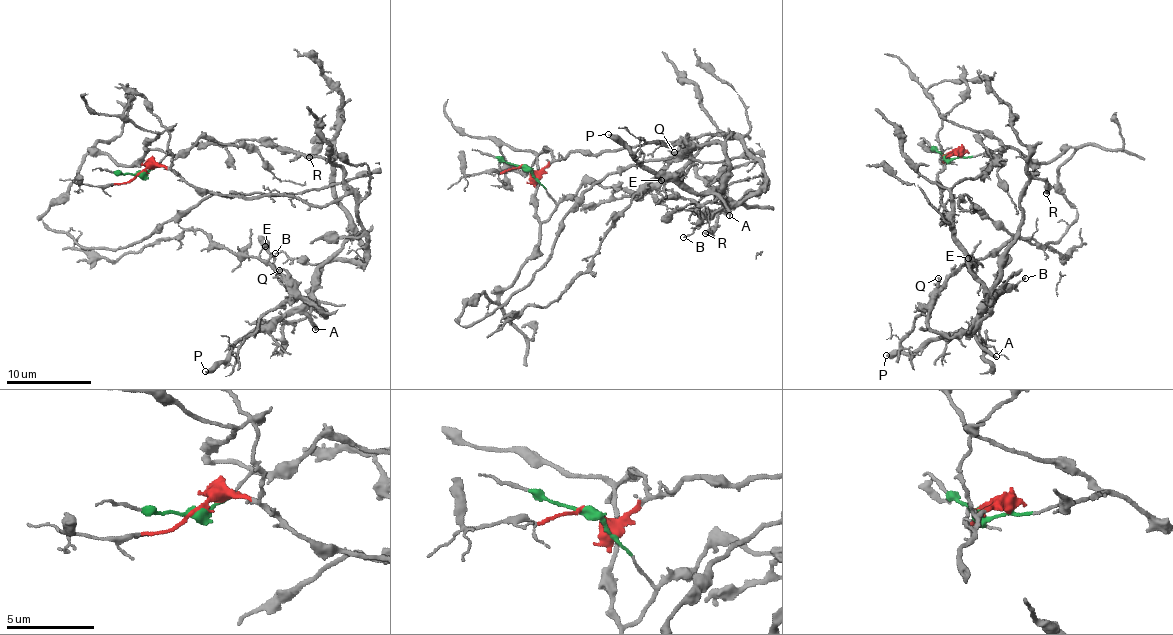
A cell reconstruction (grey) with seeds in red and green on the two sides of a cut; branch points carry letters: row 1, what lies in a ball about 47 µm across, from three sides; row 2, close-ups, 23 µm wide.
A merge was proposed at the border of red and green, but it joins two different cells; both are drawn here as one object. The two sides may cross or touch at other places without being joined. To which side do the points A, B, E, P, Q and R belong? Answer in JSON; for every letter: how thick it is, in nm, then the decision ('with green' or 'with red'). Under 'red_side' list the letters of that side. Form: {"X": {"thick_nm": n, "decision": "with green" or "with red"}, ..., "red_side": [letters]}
{"A": {"thick_nm": 280, "decision": "with red"}, "B": {"thick_nm": 140, "decision": "with red"}, "E": {"thick_nm": 130, "decision": "with red"}, "P": {"thick_nm": 360, "decision": "with red"}, "Q": {"thick_nm": 170, "decision": "with red"}, "R": {"thick_nm": 360, "decision": "with red"}, "red_side": ["A", "B", "E", "P", "Q", "R"]}

